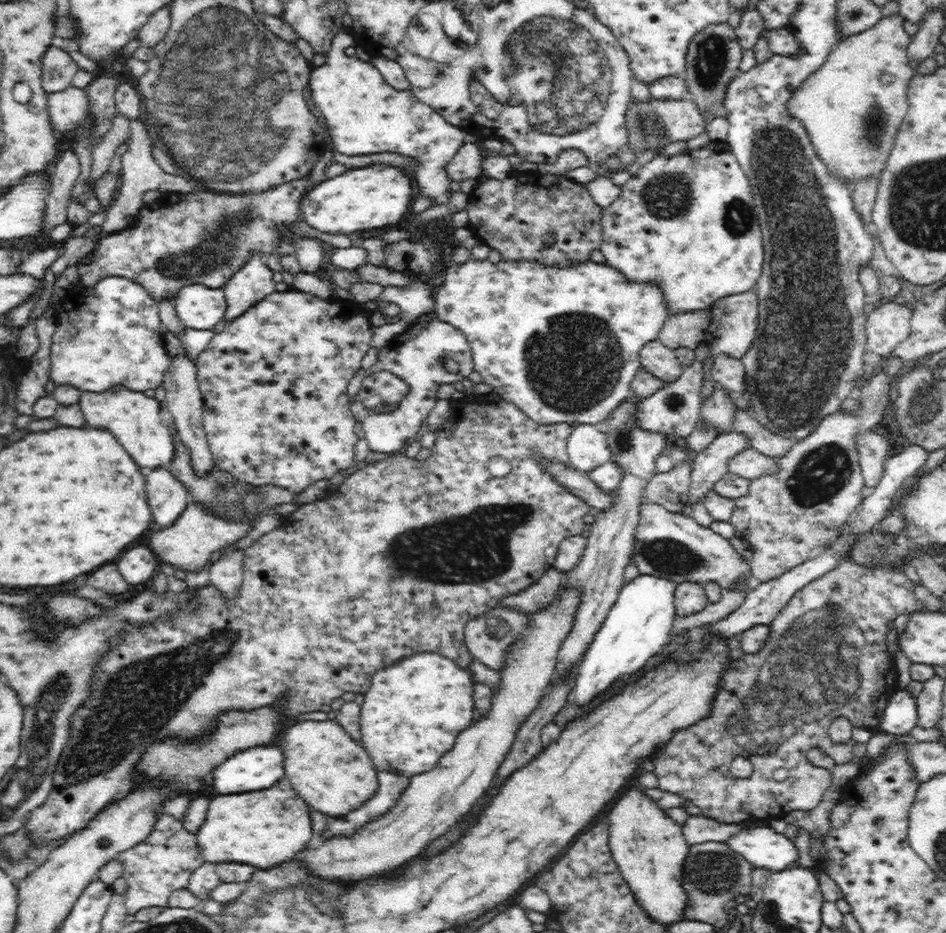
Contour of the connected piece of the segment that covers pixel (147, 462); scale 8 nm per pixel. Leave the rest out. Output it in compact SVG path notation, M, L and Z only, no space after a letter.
M113 386L99 393L83 392L79 403L87 426L107 428L119 440L124 450L135 459L142 472L166 467L175 458L173 436L160 418L162 402L155 397L148 397L140 391L128 390L125 386Z

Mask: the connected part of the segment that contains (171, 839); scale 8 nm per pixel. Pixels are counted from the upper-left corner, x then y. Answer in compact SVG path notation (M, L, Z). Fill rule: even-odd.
M162 813L144 842L118 856L117 862L122 864L123 877L128 883L124 894L128 915L136 915L141 908L150 906L168 907L168 896L174 890L187 888L190 875L205 862L196 842L196 836L184 829L180 819Z

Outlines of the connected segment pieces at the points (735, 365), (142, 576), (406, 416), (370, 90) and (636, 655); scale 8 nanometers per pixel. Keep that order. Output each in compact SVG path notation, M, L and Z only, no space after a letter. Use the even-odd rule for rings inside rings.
M721 354L713 360L712 378L733 394L743 394L745 387L745 367L740 359Z
M136 546L118 558L120 575L132 587L152 579L159 572L159 562L148 546Z
M434 312L418 317L404 333L395 335L388 344L380 347L377 355L376 364L367 370L358 370L354 374L354 377L352 377L352 380L348 383L347 393L349 396L349 407L358 424L361 426L363 438L366 438L368 444L370 444L370 450L374 450L374 452L390 452L390 454L392 454L392 452L404 450L409 442L420 437L425 430L424 420L426 420L426 416L428 416L429 412L434 408L436 400L438 399L438 397L436 397L438 387L442 383L454 384L458 380L466 382L466 377L474 371L473 359L472 353L470 353L470 345L468 345L468 342L466 341L466 336L463 336L448 324L448 322L439 320L437 314ZM442 358L452 358L452 360L459 363L460 371L456 374L454 374L454 372L446 372L440 363ZM379 371L390 372L391 374L398 376L399 379L402 379L402 381L410 387L408 394L404 396L400 404L392 407L388 411L382 409L371 410L368 407L365 407L360 402L358 395L363 380Z
M340 30L333 38L325 63L313 68L309 77L312 101L320 109L326 120L326 126L330 128L334 148L346 156L380 154L380 152L402 154L406 158L402 158L400 162L406 162L404 169L411 170L412 178L415 178L416 196L429 198L431 204L428 208L446 204L452 194L450 184L454 181L448 176L446 166L465 143L466 131L446 122L434 109L416 99L409 90L396 90L385 81L380 70L370 59L362 54L354 57L346 55L344 49L351 45L354 45L353 36Z
M640 574L620 590L620 598L604 619L600 630L597 630L588 650L585 651L581 663L576 670L576 706L588 706L600 694L612 690L618 682L628 682L632 674L646 666L648 658L658 654L669 640L672 622L677 614L675 611L676 583Z

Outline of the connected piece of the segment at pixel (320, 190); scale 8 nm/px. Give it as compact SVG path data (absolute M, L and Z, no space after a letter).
M368 164L366 168L354 168L350 172L344 172L338 178L324 180L322 184L316 184L307 191L300 201L300 219L305 220L308 226L326 232L326 234L352 234L352 232L368 230L370 228L382 228L388 224L397 224L404 216L402 212L408 210L408 204L412 202L412 180L410 176L396 168L396 166L380 166Z

